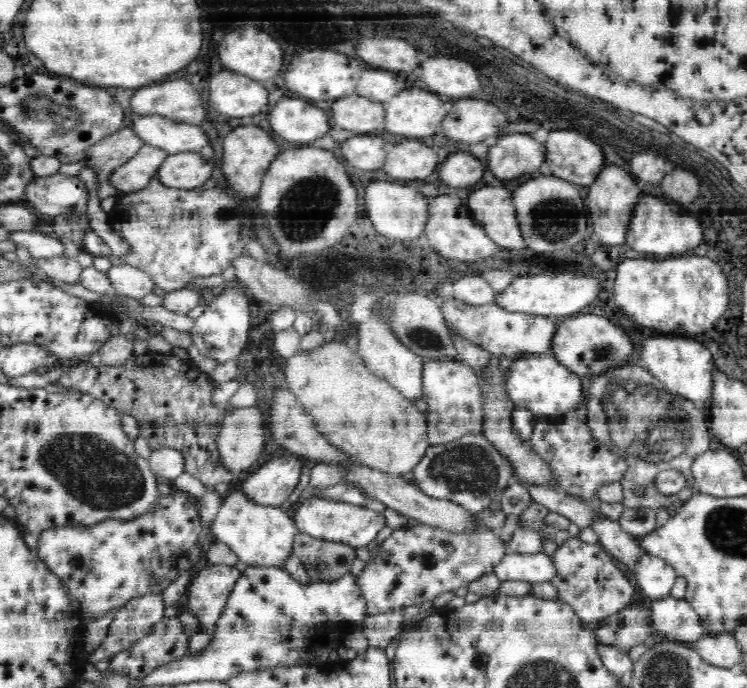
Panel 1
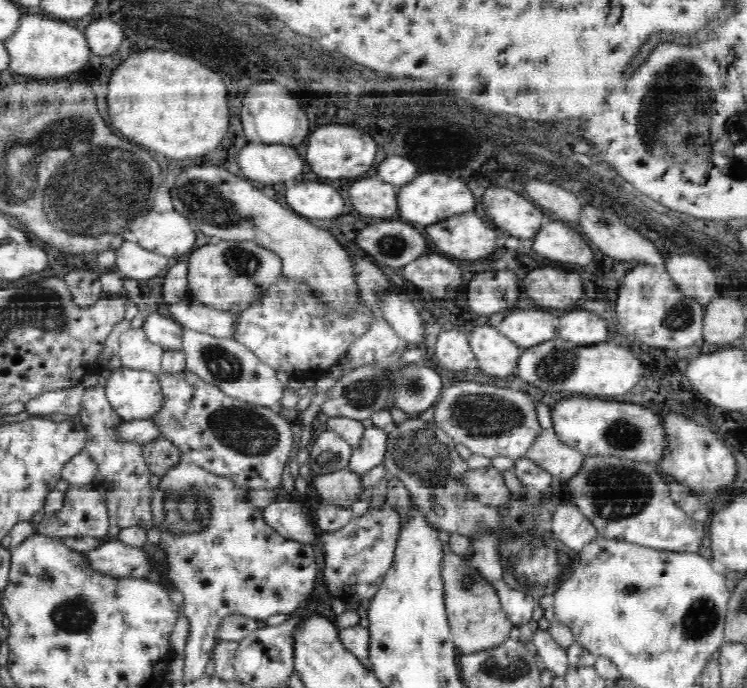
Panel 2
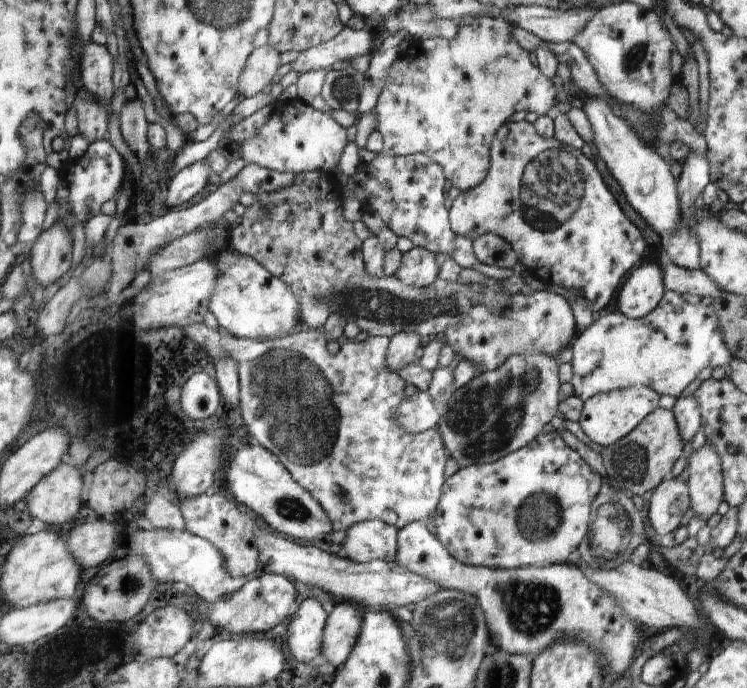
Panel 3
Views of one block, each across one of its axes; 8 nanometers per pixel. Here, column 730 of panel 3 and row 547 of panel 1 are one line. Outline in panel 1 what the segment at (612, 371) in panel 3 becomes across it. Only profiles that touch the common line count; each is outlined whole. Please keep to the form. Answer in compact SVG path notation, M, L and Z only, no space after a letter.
M316 496L300 498L293 522L299 533L308 534L309 537L318 538L321 541L350 545L354 550L370 544L378 533L387 526L385 515L370 508L355 506L348 502L325 500L325 498L317 498Z

